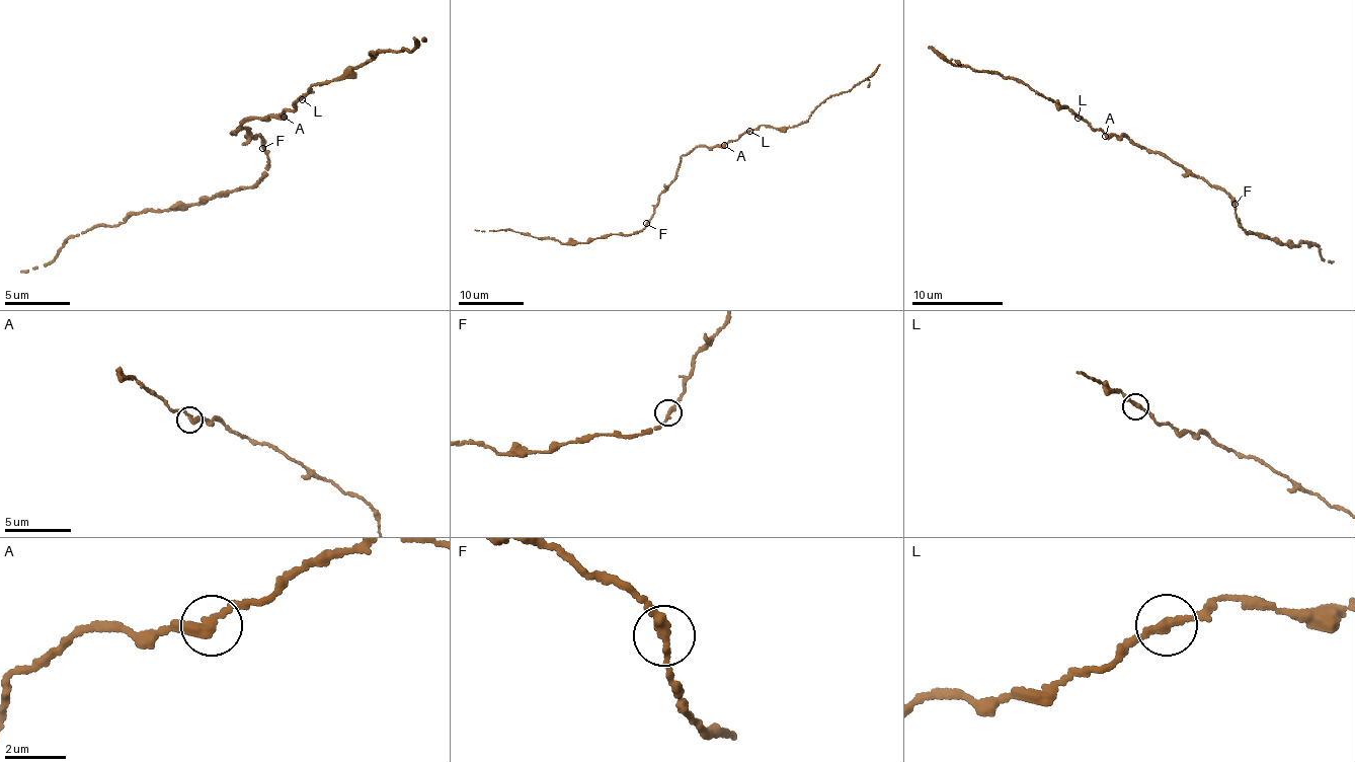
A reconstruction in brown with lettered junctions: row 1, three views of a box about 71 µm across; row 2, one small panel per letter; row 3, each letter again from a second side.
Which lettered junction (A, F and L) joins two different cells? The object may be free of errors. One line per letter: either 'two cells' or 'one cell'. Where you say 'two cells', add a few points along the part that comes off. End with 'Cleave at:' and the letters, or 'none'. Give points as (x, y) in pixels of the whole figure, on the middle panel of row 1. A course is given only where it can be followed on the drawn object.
A: one cell
F: one cell
L: one cell
Cleave at: none

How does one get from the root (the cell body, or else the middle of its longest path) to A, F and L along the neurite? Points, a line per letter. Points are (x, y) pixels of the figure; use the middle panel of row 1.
A: (674, 175), (681, 157), (696, 147), (724, 145)
F: (674, 175), (668, 187), (659, 195), (655, 213), (646, 224)
L: (674, 175), (681, 157), (696, 147), (723, 146), (749, 131)

